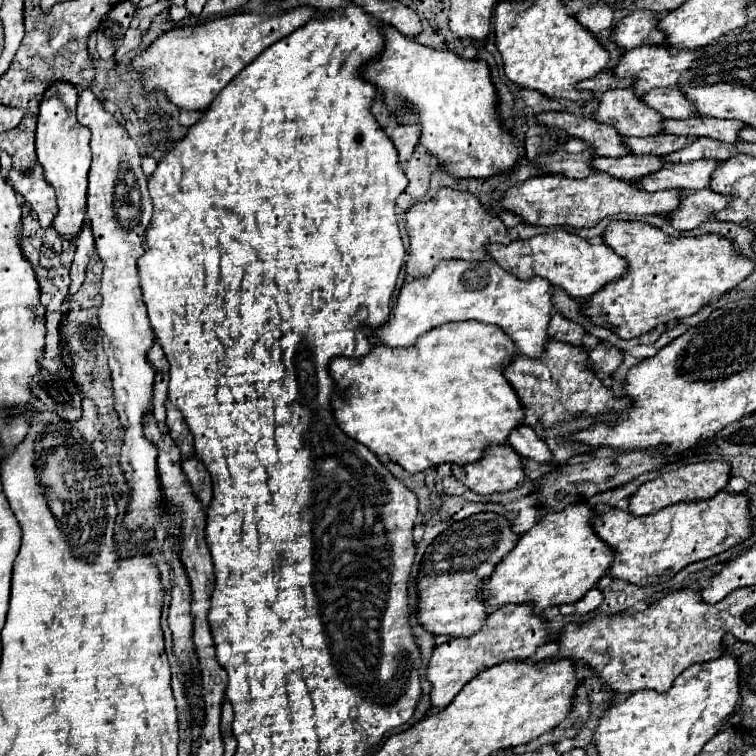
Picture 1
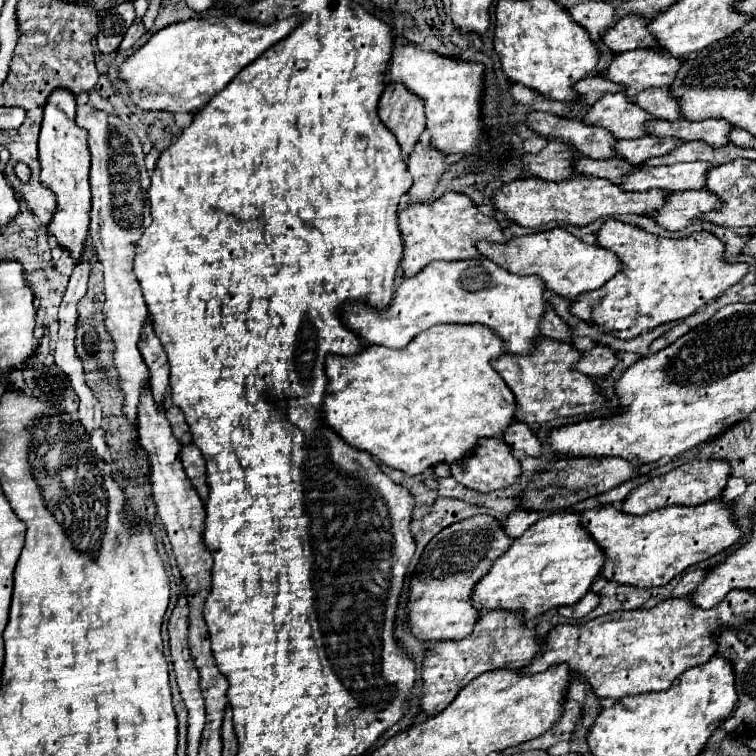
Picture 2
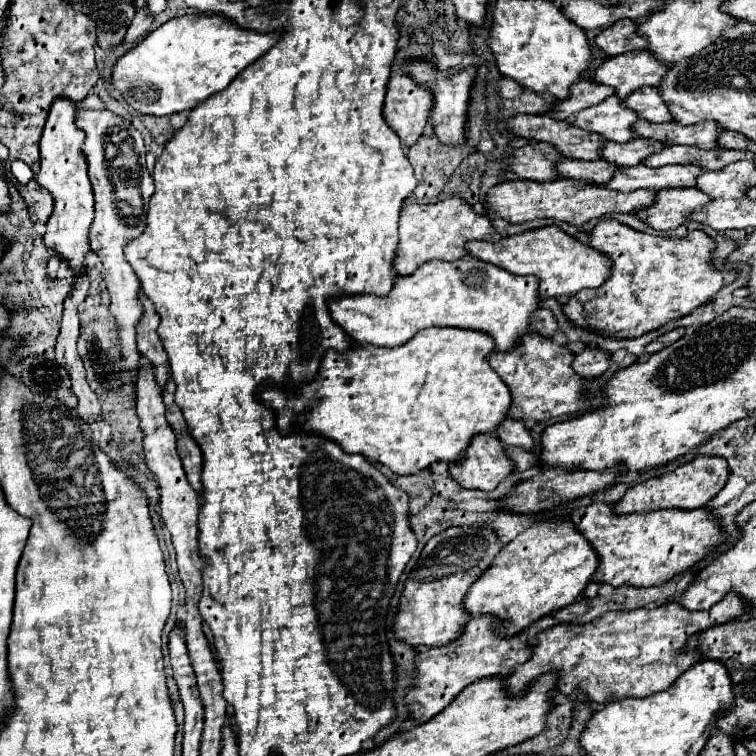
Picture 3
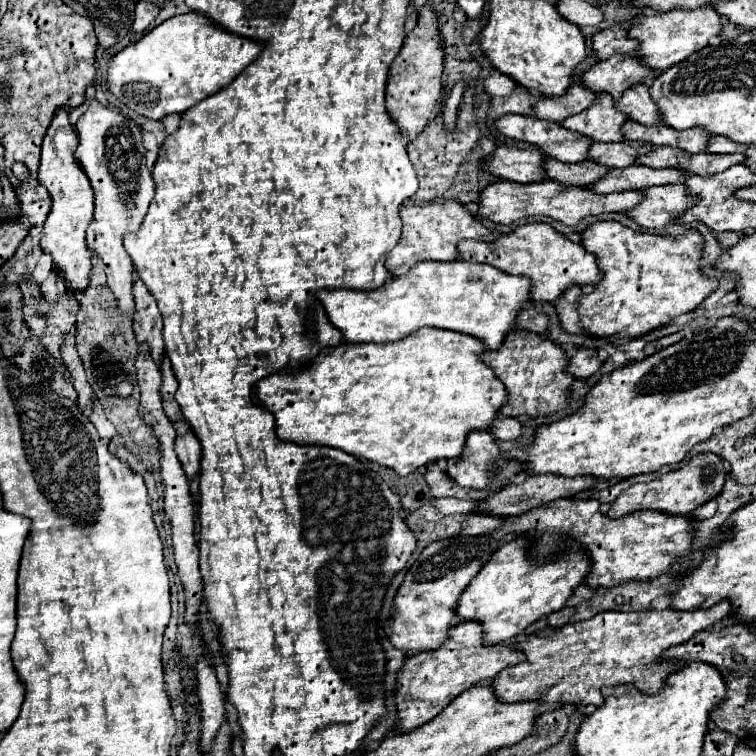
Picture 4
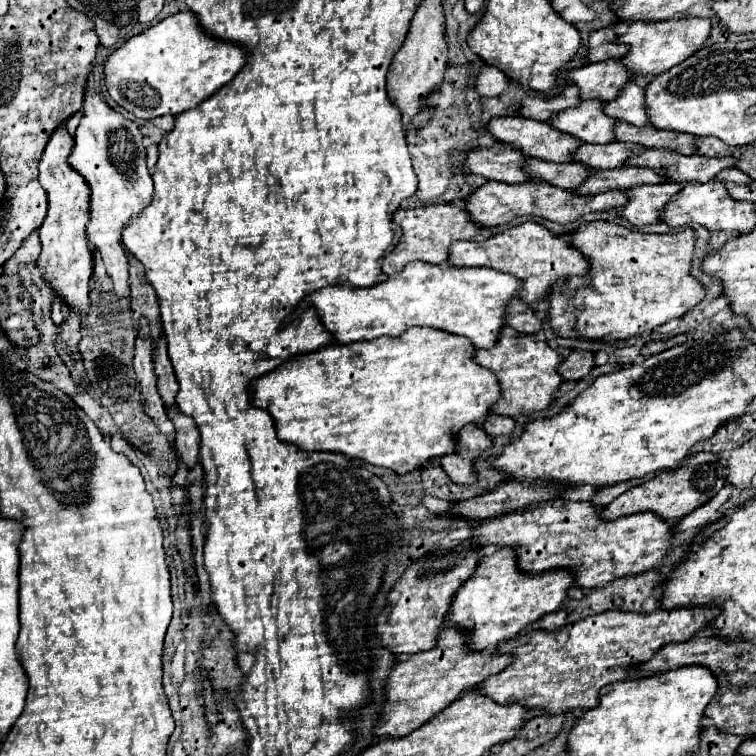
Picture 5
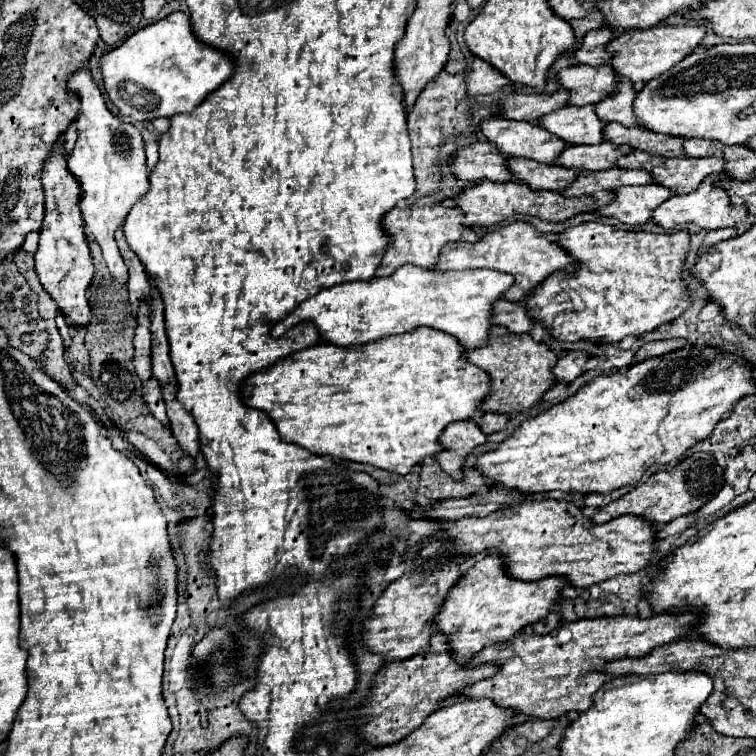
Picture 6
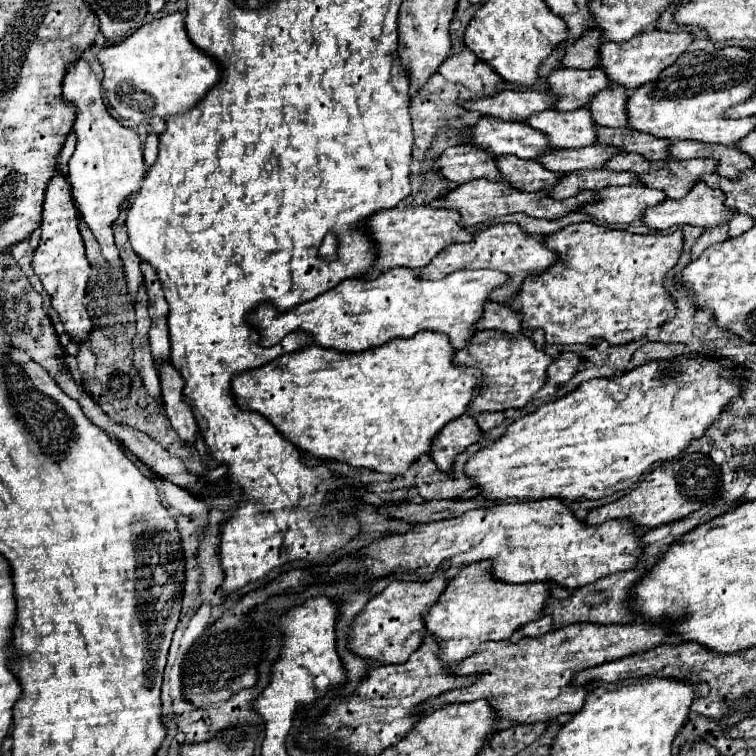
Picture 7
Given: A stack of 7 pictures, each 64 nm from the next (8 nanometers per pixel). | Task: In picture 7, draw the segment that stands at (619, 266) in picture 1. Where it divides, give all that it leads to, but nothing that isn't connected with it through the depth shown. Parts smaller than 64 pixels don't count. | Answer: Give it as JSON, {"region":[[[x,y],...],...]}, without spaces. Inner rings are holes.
{"region":[[[492,224],[484,230],[478,230],[472,238],[472,242],[466,244],[452,244],[448,248],[444,248],[444,252],[440,252],[430,264],[428,268],[418,270],[418,278],[422,280],[440,280],[442,276],[448,276],[456,270],[474,270],[474,268],[488,268],[488,270],[500,270],[504,274],[508,274],[508,280],[490,292],[490,300],[492,302],[506,302],[510,300],[522,280],[530,274],[540,274],[546,268],[550,268],[556,262],[556,254],[552,250],[548,250],[538,238],[534,238],[532,234],[526,234],[518,224]]]}

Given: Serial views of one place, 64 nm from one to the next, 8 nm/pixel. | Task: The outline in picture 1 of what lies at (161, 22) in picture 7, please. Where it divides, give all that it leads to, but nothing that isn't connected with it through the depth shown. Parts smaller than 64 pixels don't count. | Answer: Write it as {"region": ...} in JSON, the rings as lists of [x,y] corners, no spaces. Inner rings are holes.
{"region":[[[302,6],[284,14],[230,14],[206,20],[194,26],[180,26],[158,36],[132,62],[130,70],[138,72],[144,84],[144,94],[164,94],[180,110],[206,110],[214,96],[246,68],[256,56],[258,48],[268,48],[296,28],[304,26],[316,10]]]}

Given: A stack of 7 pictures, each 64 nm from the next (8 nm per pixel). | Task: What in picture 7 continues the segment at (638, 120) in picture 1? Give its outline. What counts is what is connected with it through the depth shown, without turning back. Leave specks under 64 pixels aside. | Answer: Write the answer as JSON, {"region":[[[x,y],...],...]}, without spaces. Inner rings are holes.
{"region":[[[586,108],[572,112],[542,110],[530,116],[526,124],[546,134],[550,148],[582,148],[596,142],[596,124]]]}

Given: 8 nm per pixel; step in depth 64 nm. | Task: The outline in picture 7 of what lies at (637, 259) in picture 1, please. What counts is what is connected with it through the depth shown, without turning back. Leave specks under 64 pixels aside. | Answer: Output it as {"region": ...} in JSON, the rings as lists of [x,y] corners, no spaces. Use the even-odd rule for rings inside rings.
{"region":[[[580,222],[564,226],[554,234],[548,234],[544,238],[544,244],[558,256],[554,266],[564,266],[566,272],[558,272],[560,278],[538,276],[536,280],[524,280],[516,296],[508,300],[506,306],[510,306],[514,312],[522,312],[522,328],[544,330],[548,344],[628,344],[632,340],[642,338],[646,330],[662,326],[668,318],[676,314],[674,302],[664,290],[664,276],[680,258],[680,230],[674,230],[670,234],[630,234],[594,222]]]}

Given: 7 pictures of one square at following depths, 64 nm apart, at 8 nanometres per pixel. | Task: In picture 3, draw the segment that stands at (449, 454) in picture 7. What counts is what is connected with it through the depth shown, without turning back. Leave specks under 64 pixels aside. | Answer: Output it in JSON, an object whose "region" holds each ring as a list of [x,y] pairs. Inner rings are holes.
{"region":[[[480,434],[470,440],[464,456],[450,462],[450,476],[462,488],[492,490],[512,470],[514,464],[506,458],[500,440],[494,434]]]}

